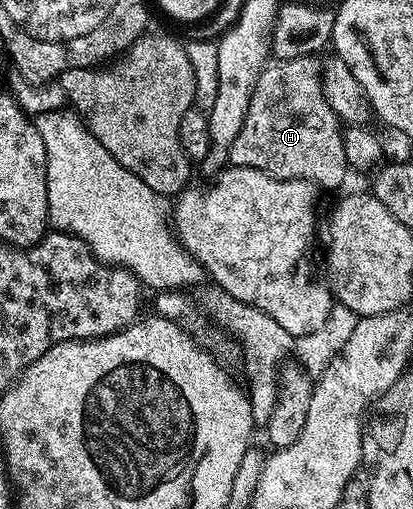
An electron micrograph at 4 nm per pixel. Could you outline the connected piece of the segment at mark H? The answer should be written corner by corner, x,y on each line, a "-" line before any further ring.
316,56
276,60
267,65
253,86
245,124
229,148
228,164
237,168
262,170
279,180
308,180
321,189
336,188
343,182
344,175
349,175
342,122
326,100
322,64

